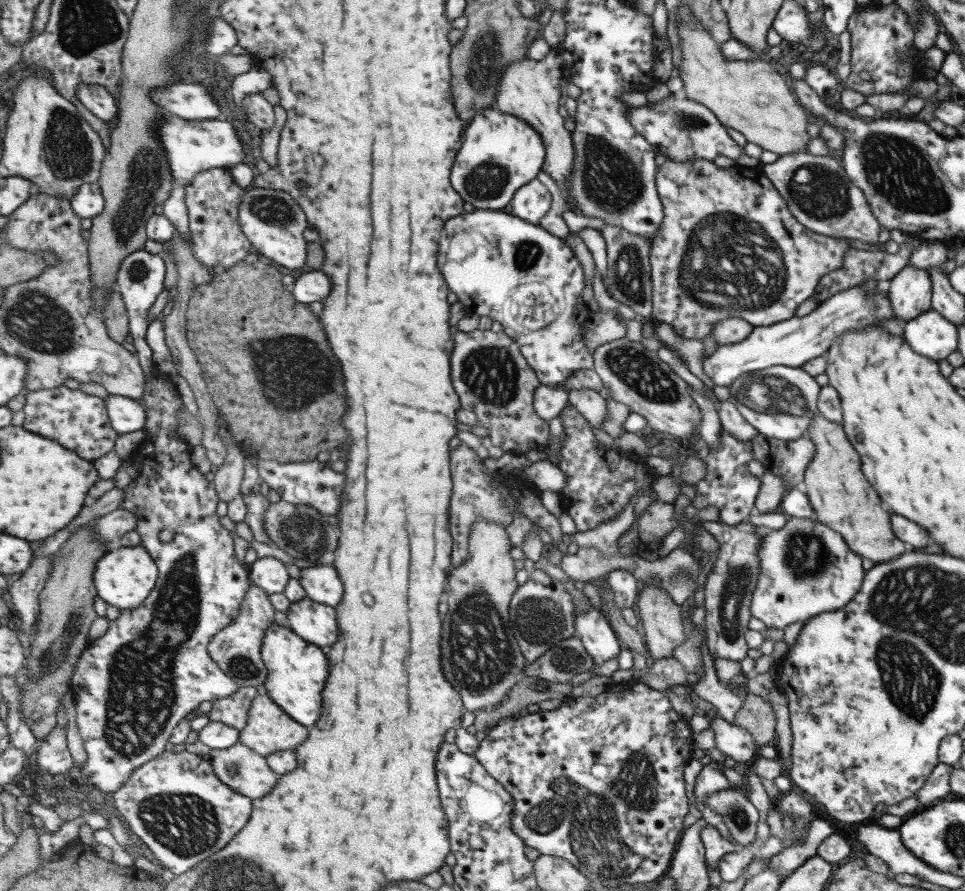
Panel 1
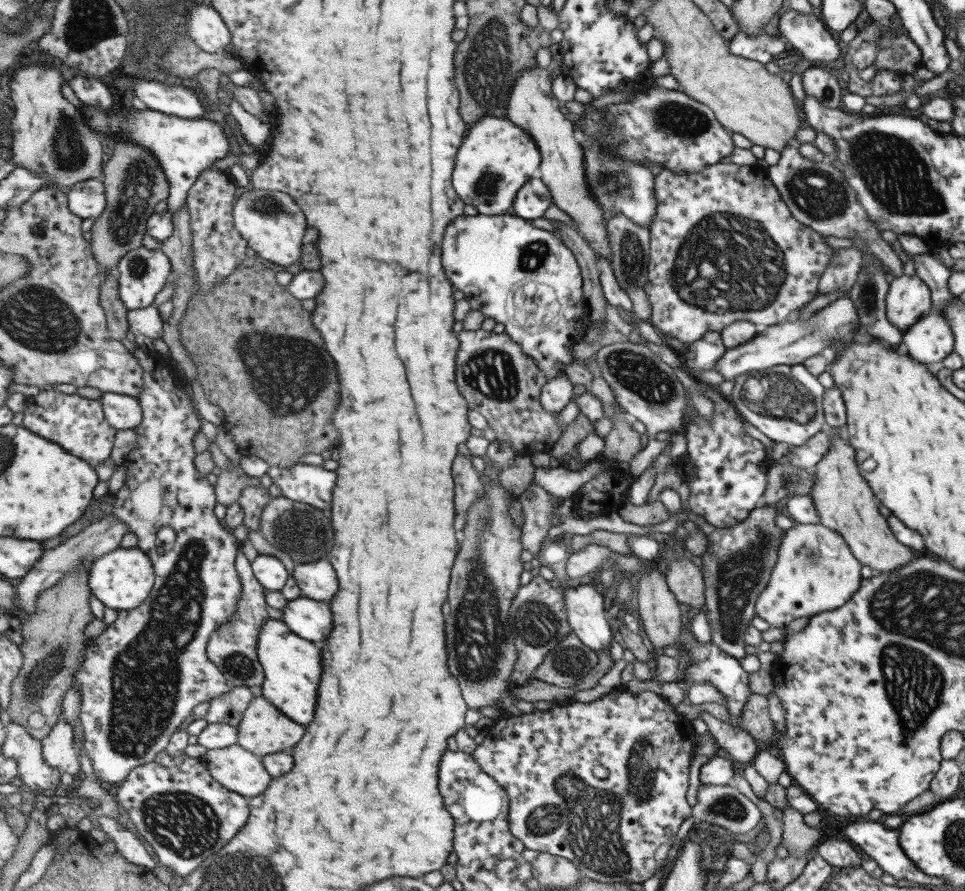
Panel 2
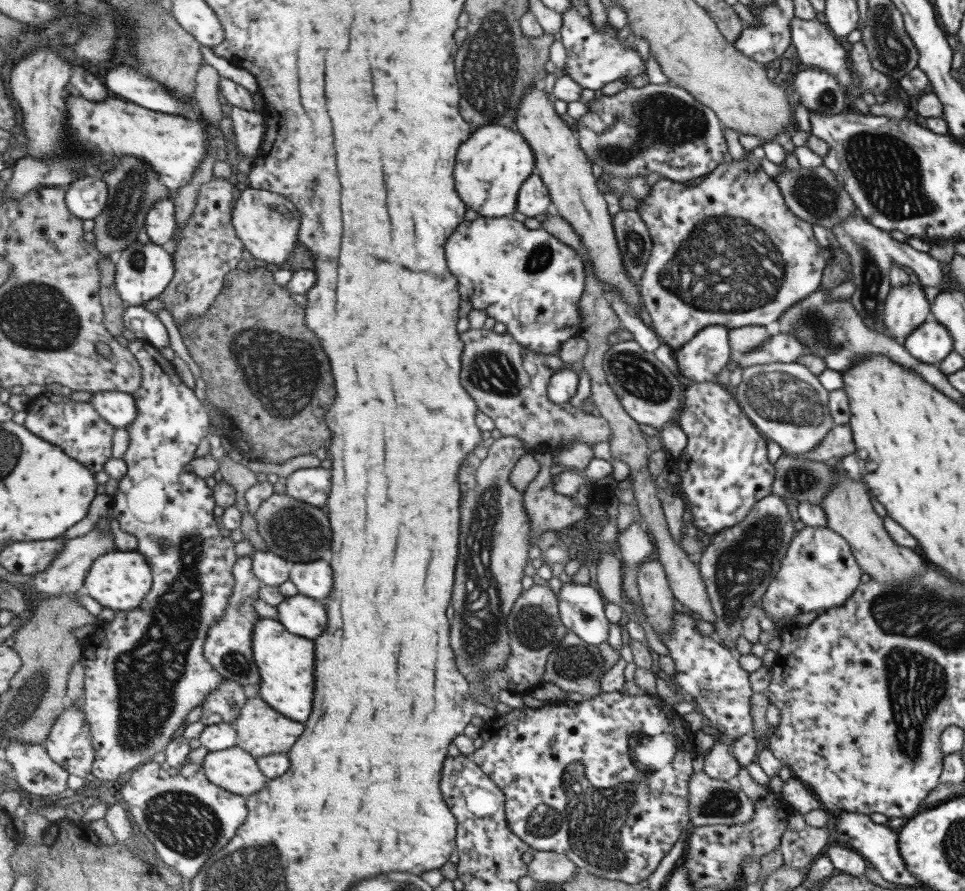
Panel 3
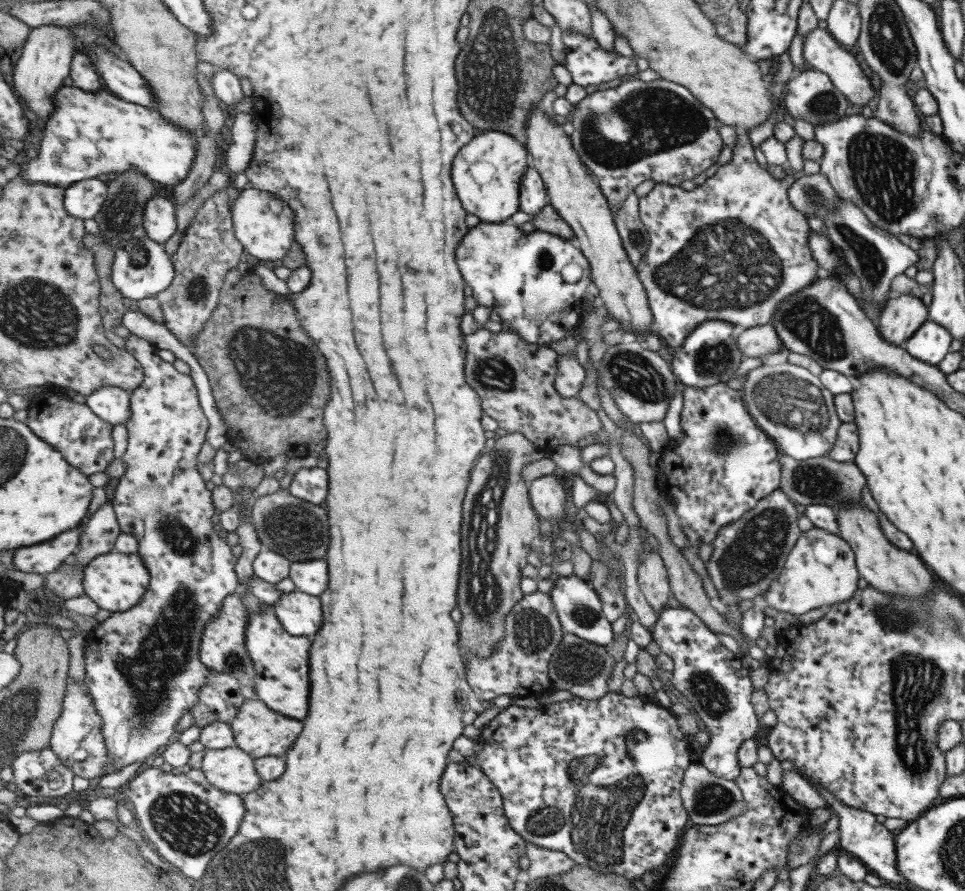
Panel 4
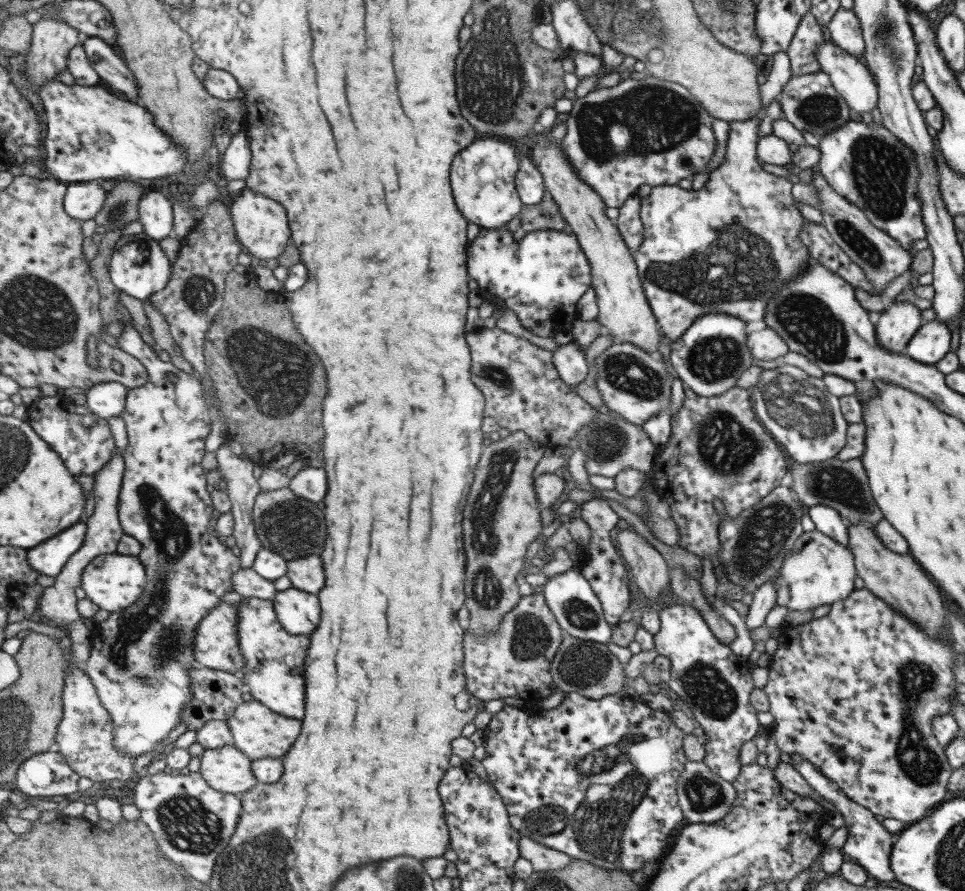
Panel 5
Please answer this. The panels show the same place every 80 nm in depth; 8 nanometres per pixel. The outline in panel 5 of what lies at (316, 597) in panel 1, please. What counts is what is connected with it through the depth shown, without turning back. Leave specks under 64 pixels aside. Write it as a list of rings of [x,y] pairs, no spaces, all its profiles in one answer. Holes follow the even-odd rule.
[[[311,555],[290,561],[288,575],[298,589],[318,595],[326,583],[324,560]]]

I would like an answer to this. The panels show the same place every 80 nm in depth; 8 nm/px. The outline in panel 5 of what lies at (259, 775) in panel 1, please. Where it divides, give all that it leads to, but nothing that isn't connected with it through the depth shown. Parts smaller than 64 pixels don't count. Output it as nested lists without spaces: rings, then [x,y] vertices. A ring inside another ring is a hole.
[[[234,746],[207,749],[199,757],[200,773],[219,792],[241,796],[258,783],[253,761],[241,749]]]

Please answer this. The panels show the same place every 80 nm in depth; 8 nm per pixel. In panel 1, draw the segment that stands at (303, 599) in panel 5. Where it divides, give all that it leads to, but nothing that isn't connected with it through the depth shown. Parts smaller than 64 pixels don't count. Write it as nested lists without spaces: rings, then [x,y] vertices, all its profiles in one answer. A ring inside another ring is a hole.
[[[307,597],[293,602],[289,608],[288,624],[294,632],[311,644],[325,649],[341,638],[336,608]]]

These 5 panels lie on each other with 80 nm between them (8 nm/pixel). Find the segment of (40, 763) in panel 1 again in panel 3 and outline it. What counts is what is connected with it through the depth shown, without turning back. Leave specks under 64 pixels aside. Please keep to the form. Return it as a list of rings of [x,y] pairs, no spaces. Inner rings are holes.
[[[67,705],[44,746],[51,760],[64,766],[70,774],[84,780],[92,774],[98,752],[83,707]]]

